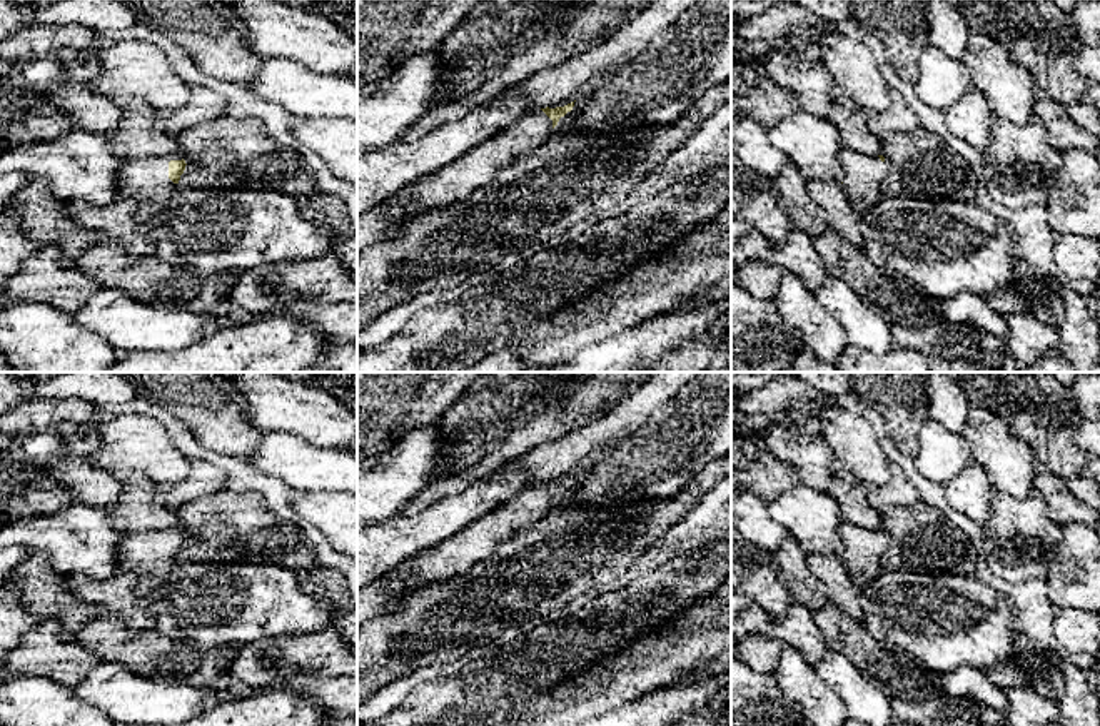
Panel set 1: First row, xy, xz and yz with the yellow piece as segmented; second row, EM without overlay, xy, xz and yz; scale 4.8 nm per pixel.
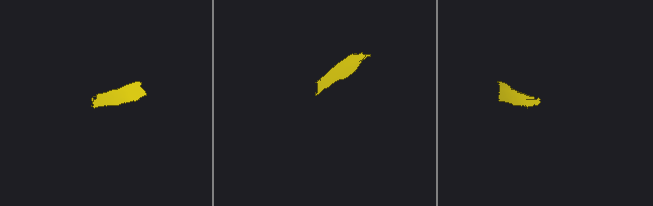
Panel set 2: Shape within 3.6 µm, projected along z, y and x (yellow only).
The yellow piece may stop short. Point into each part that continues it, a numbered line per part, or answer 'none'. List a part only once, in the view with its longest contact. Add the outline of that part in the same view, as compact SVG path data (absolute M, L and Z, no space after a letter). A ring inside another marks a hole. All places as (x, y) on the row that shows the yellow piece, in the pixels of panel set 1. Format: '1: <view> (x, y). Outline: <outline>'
1: xy (146, 181). Outline: M182 155L132 159L120 165L117 200L134 200L139 207L135 219L145 219L147 212L157 214L177 189L169 179L170 160L182 160Z

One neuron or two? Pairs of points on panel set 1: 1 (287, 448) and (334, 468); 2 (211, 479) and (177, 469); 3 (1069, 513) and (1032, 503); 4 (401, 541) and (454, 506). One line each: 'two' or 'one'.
1: one
2: two
3: two
4: one

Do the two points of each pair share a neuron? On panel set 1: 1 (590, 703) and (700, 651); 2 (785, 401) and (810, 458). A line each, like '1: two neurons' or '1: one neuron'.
1: one neuron
2: one neuron

